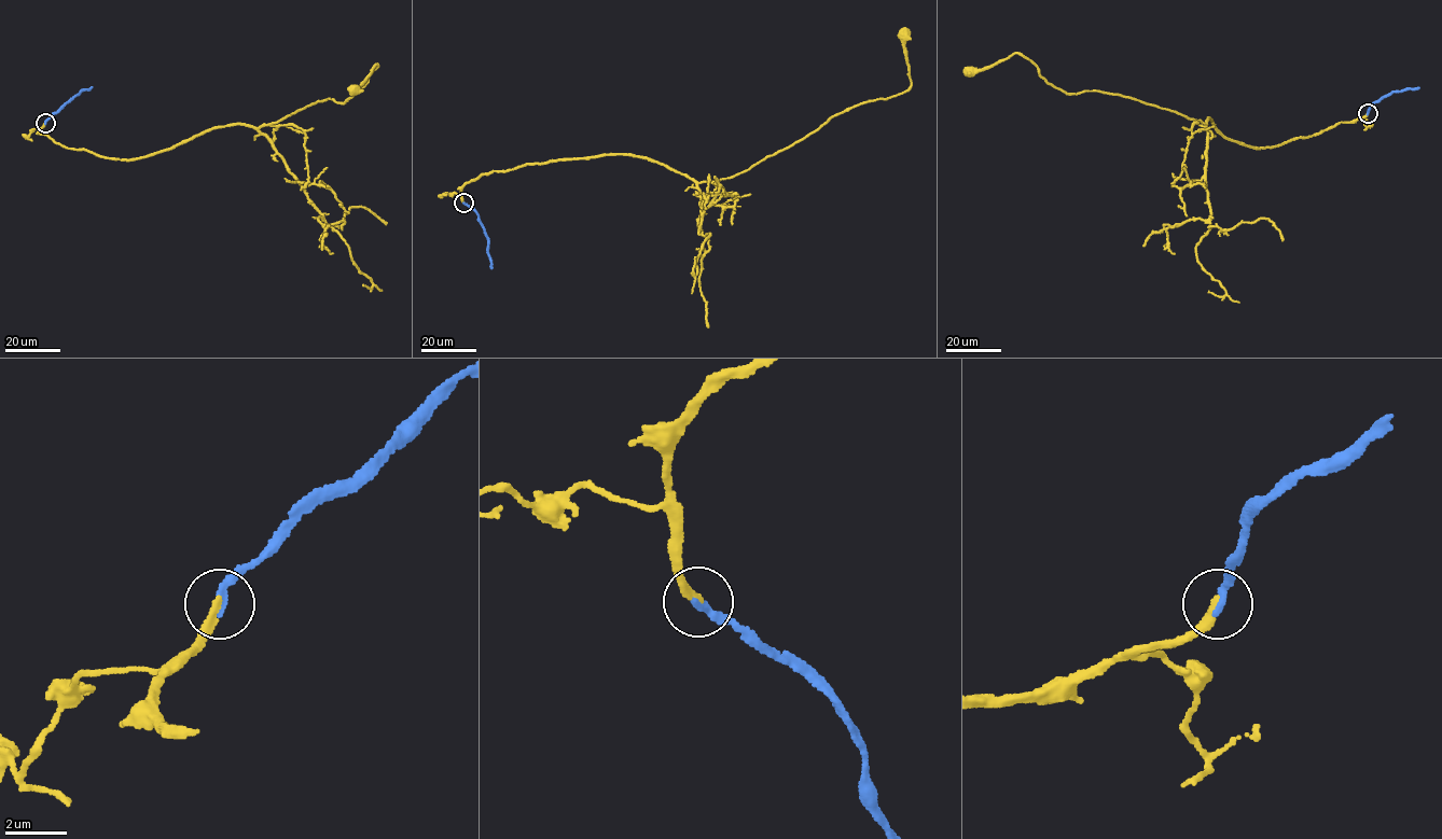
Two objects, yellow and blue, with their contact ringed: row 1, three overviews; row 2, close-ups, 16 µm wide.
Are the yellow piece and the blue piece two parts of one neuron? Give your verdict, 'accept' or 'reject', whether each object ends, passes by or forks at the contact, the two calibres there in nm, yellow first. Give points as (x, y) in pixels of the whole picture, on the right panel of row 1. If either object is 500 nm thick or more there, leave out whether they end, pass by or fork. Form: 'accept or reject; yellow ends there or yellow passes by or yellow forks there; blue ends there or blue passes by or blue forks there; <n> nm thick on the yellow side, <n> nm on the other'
accept; yellow ends there; blue ends there; 240 nm thick on the yellow side, 260 nm on the other

